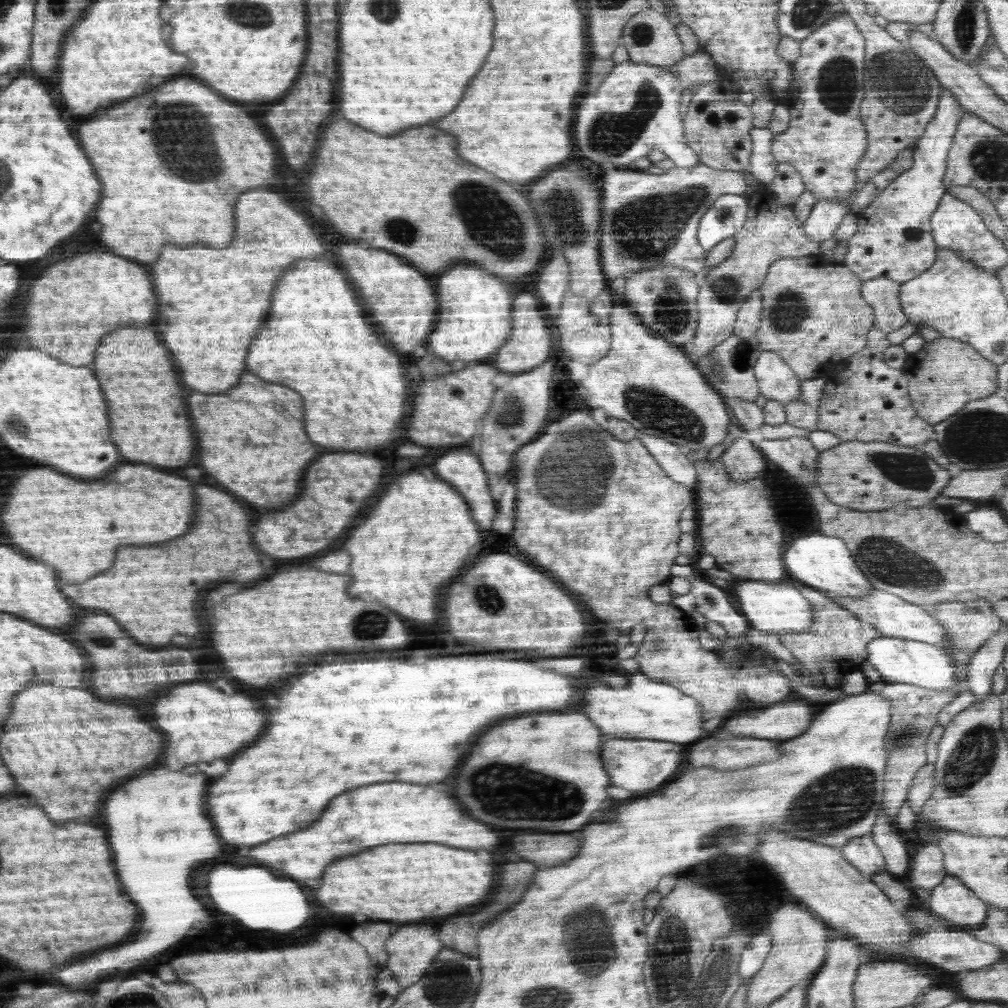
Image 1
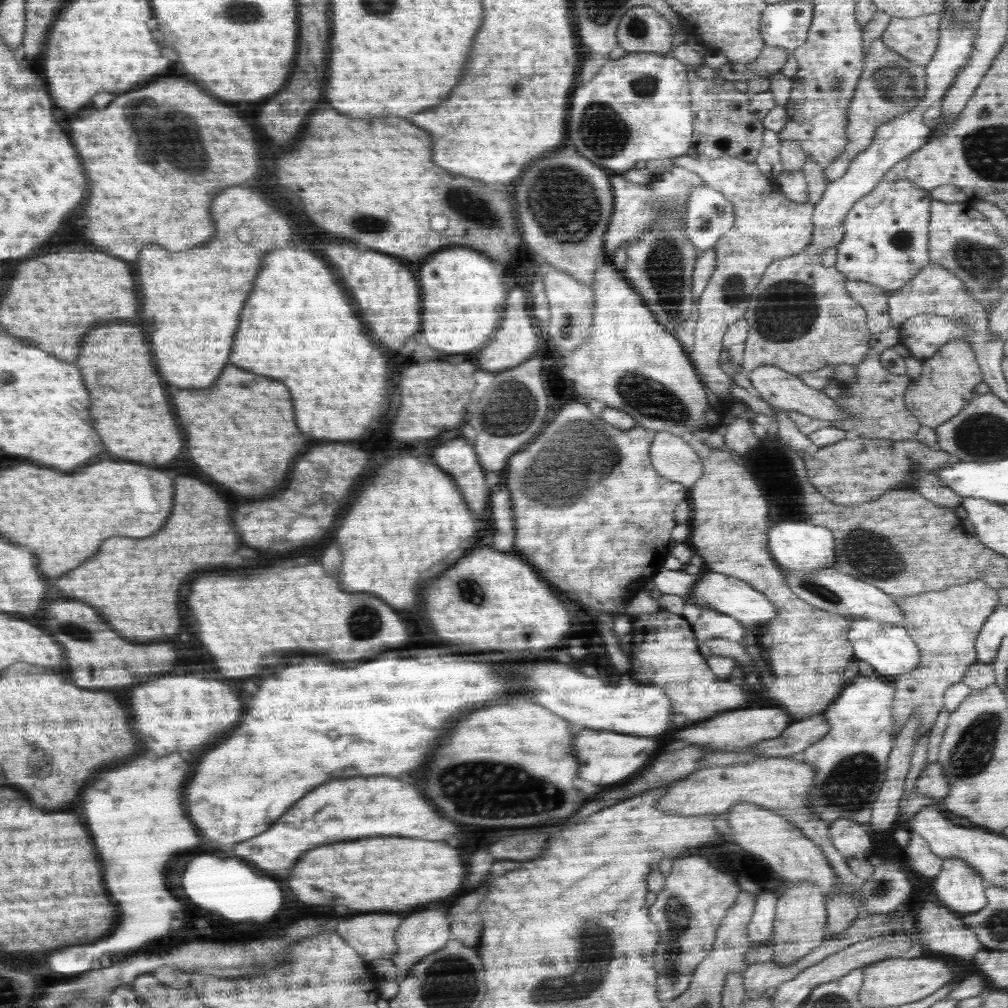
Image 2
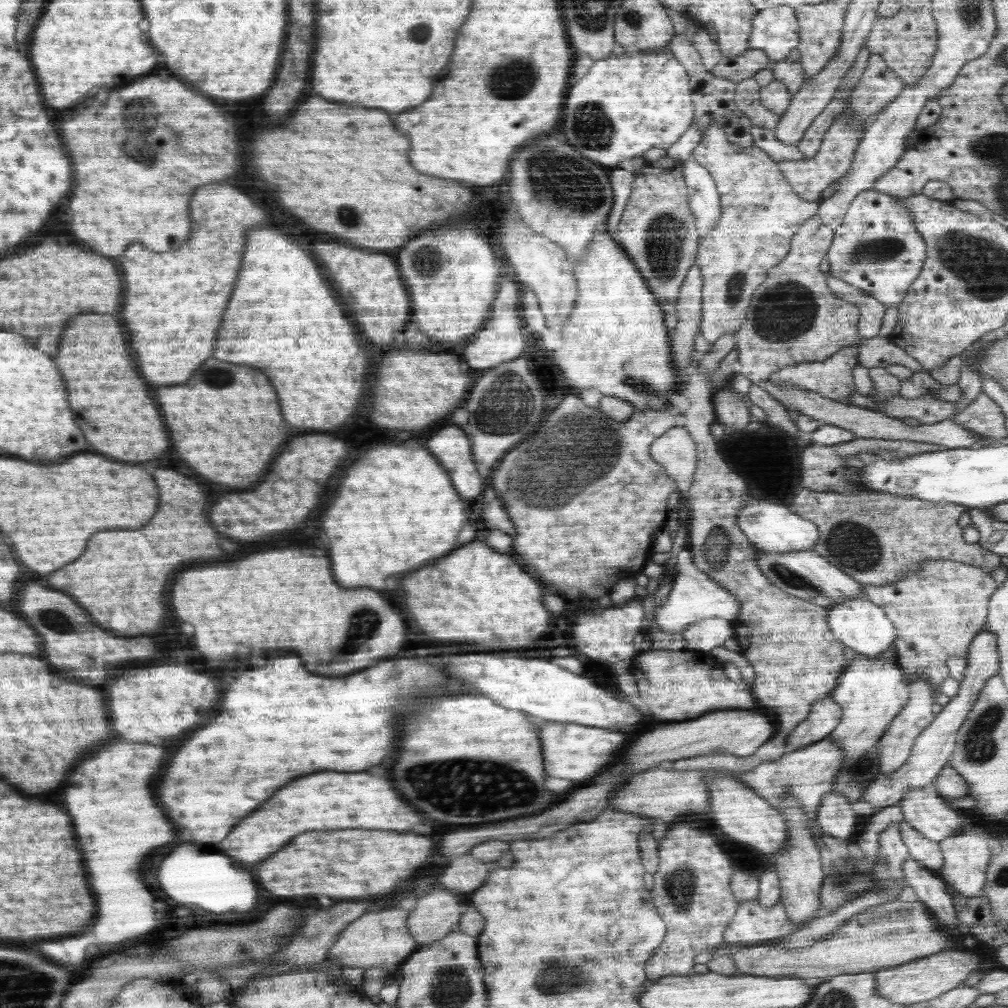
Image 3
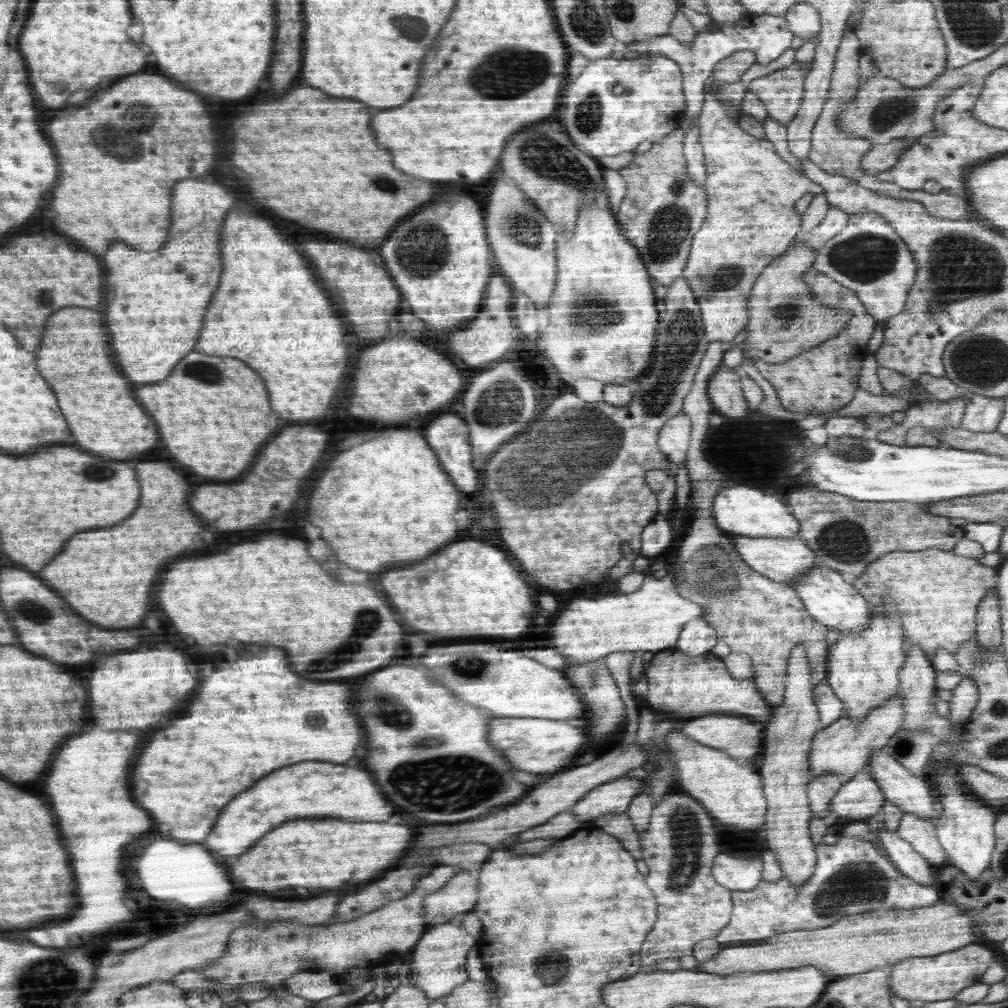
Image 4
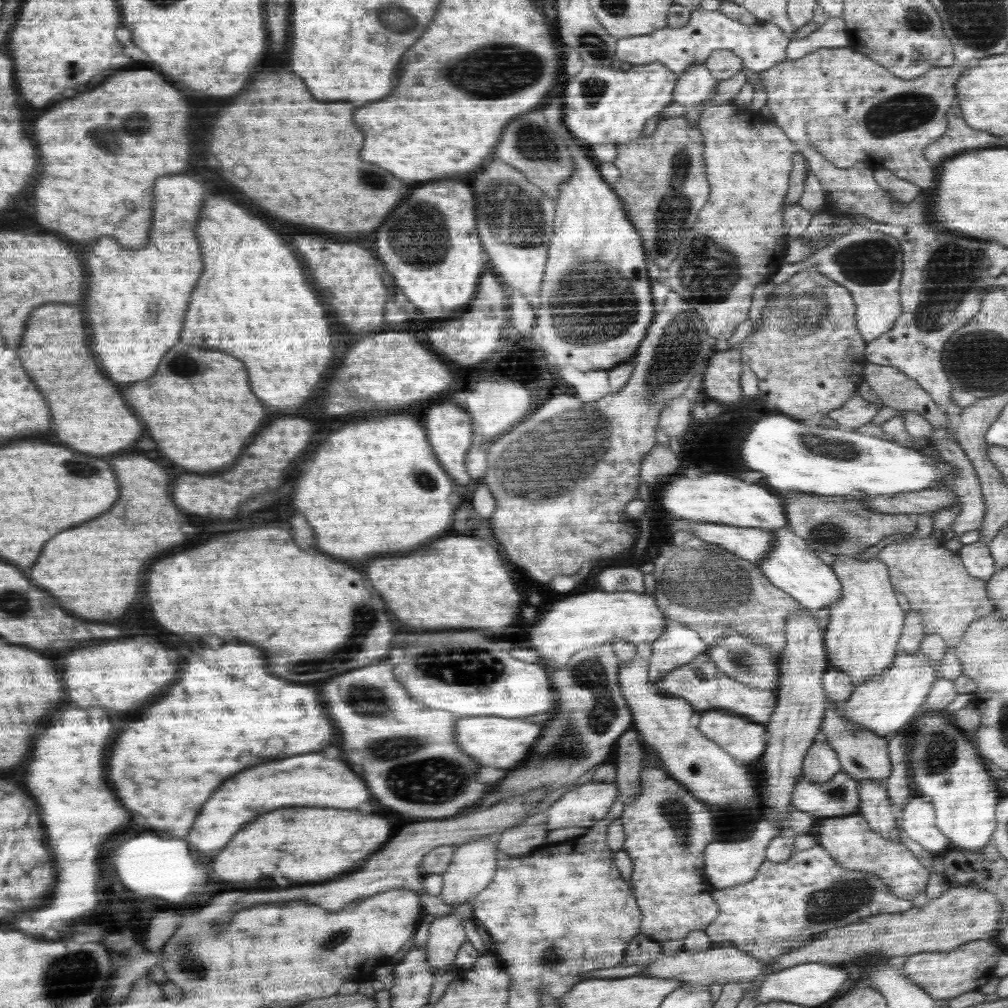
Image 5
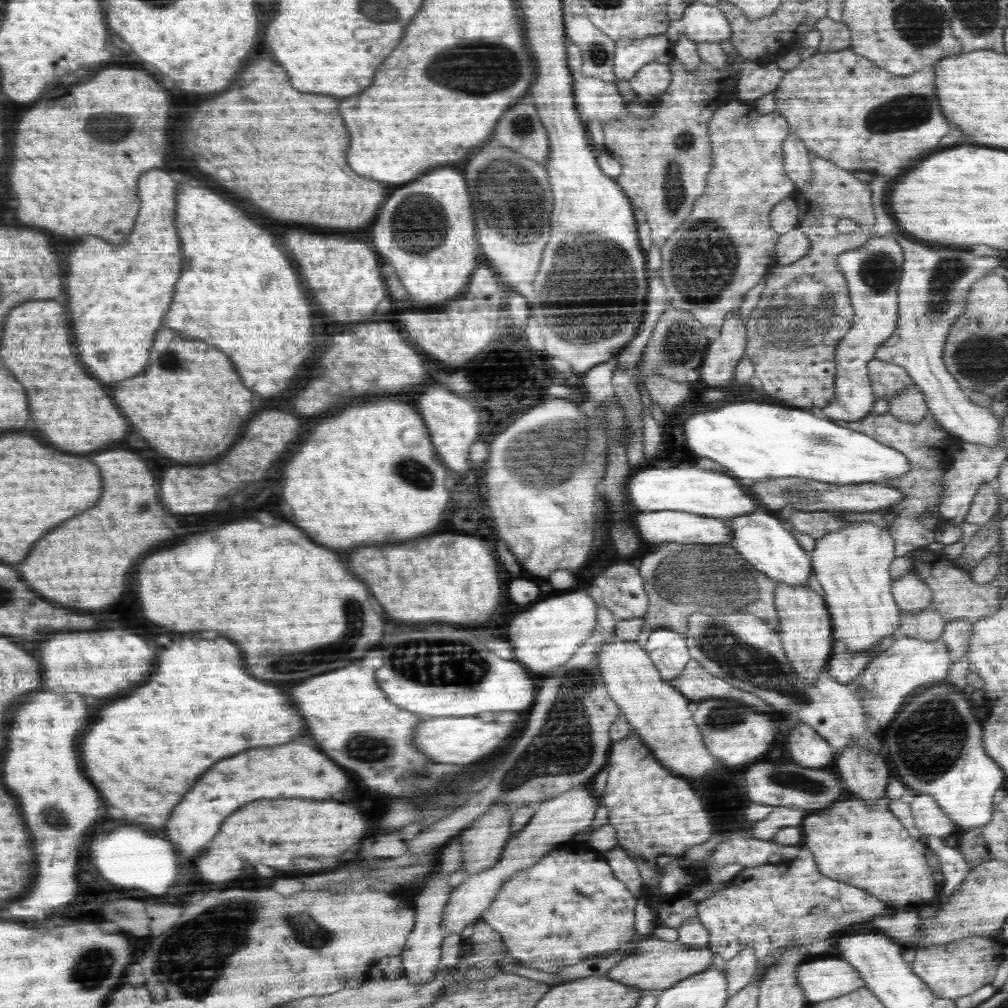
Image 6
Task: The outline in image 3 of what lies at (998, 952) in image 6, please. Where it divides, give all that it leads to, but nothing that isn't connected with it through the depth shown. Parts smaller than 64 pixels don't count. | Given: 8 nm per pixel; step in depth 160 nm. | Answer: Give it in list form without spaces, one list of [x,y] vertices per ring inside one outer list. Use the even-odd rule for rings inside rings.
[[[949,948],[932,956],[919,958],[903,965],[891,966],[876,971],[875,978],[878,980],[878,992],[880,996],[891,999],[892,1002],[906,1006],[911,1004],[931,1001],[938,998],[949,990],[962,986],[969,977],[970,972],[976,970],[978,956],[972,952],[954,950]]]

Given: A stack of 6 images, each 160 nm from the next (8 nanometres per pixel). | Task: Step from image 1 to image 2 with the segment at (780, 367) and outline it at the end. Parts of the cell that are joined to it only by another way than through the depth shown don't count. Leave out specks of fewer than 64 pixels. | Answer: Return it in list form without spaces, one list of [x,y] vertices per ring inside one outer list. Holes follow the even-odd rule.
[[[760,366],[748,374],[752,387],[760,394],[760,397],[772,407],[784,411],[795,410],[800,414],[806,414],[824,422],[842,422],[849,416],[846,409],[838,406],[836,401],[828,398],[822,391],[809,388],[796,376],[776,367]]]

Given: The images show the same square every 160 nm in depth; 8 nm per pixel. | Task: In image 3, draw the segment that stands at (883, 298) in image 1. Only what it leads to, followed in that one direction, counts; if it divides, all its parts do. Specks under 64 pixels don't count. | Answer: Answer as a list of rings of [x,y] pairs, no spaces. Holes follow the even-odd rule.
[[[832,277],[828,280],[830,289],[836,296],[846,299],[848,302],[855,303],[862,312],[862,317],[858,322],[858,330],[863,338],[876,338],[879,330],[883,326],[886,310],[884,303],[880,302],[874,295],[870,295],[855,286],[839,278]]]

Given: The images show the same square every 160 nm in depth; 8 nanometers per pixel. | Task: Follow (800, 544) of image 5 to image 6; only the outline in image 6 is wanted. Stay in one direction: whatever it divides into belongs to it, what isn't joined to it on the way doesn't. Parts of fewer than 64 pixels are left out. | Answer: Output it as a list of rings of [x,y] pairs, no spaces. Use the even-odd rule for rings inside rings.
[[[766,511],[727,519],[730,528],[734,528],[729,544],[768,578],[790,586],[805,587],[804,584],[810,576],[813,564],[810,564],[810,558],[798,546],[796,538],[788,530],[782,528],[780,521],[778,516],[776,518],[768,516]]]

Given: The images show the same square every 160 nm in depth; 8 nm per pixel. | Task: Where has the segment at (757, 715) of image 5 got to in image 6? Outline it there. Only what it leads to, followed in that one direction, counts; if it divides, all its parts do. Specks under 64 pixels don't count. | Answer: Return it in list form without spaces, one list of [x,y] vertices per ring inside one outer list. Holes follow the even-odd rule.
[[[689,660],[680,676],[670,680],[672,686],[681,690],[694,702],[706,701],[709,698],[727,698],[743,702],[760,713],[768,713],[772,709],[770,703],[758,695],[738,690],[734,684],[708,671],[700,662]]]

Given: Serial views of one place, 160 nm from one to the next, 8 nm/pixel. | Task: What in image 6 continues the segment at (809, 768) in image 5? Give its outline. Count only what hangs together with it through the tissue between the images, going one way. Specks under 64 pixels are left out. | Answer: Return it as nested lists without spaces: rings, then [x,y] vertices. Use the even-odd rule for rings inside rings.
[[[809,724],[792,725],[787,730],[791,758],[801,767],[811,769],[834,768],[837,750]]]

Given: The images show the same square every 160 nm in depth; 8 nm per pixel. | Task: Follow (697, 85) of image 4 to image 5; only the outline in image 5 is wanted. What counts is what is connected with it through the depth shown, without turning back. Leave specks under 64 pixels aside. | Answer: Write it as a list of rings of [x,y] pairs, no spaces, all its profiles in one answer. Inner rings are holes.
[[[701,8],[692,11],[690,19],[682,28],[666,26],[652,34],[621,38],[615,60],[631,65],[662,62],[678,76],[686,73],[692,65],[705,64],[715,50],[734,51],[736,56],[741,58],[743,68],[756,73],[771,69],[787,60],[790,39],[776,24],[758,20],[755,24],[742,24],[719,11],[709,12]]]

